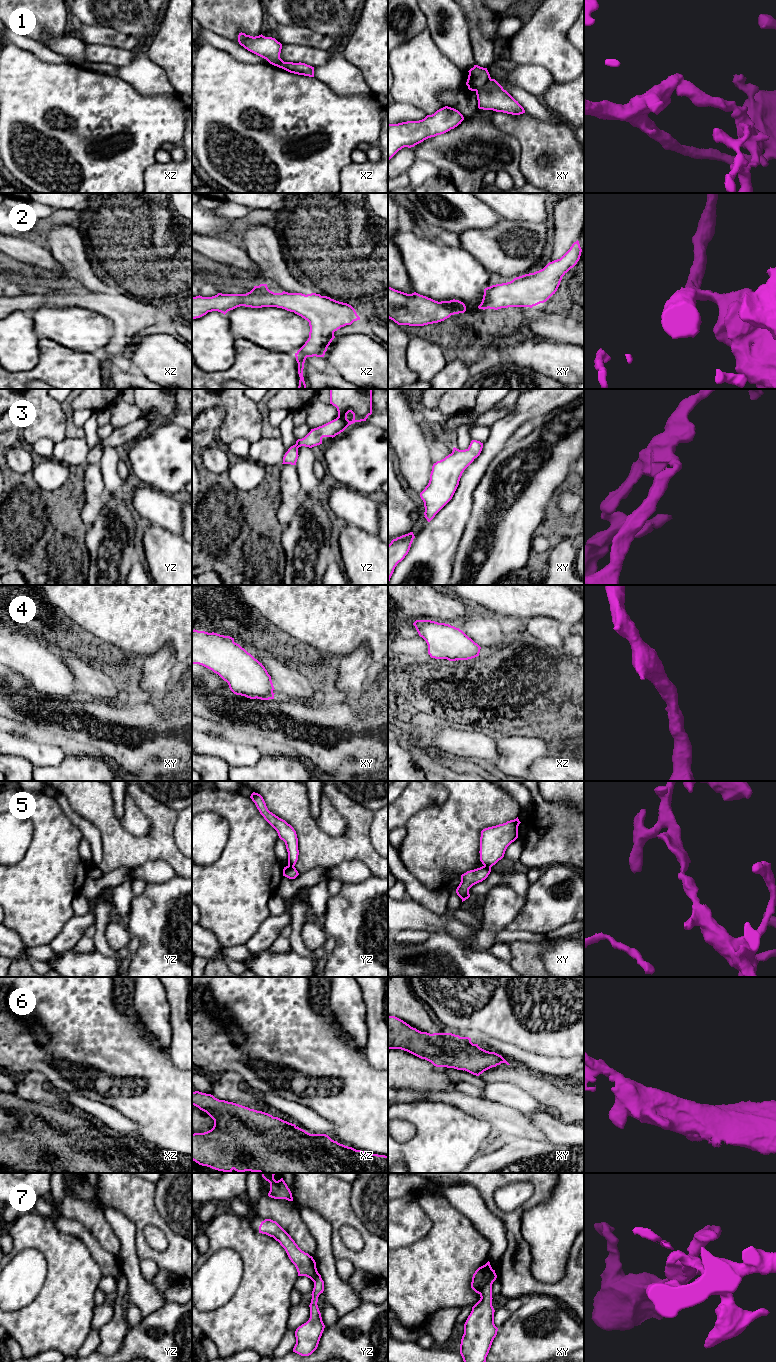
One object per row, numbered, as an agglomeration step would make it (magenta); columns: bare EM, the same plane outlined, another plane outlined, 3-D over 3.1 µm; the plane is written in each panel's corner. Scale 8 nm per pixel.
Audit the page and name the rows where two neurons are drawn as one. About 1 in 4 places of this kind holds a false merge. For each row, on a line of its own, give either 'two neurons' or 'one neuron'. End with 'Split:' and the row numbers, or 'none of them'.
1: two neurons
2: one neuron
3: one neuron
4: one neuron
5: two neurons
6: one neuron
7: two neurons
Split: 1, 5, 7

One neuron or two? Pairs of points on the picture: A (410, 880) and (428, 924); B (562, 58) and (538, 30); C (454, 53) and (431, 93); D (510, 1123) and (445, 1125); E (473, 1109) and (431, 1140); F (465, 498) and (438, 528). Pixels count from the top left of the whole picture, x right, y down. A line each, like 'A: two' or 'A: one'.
A: two
B: one
C: two
D: two
E: two
F: one

